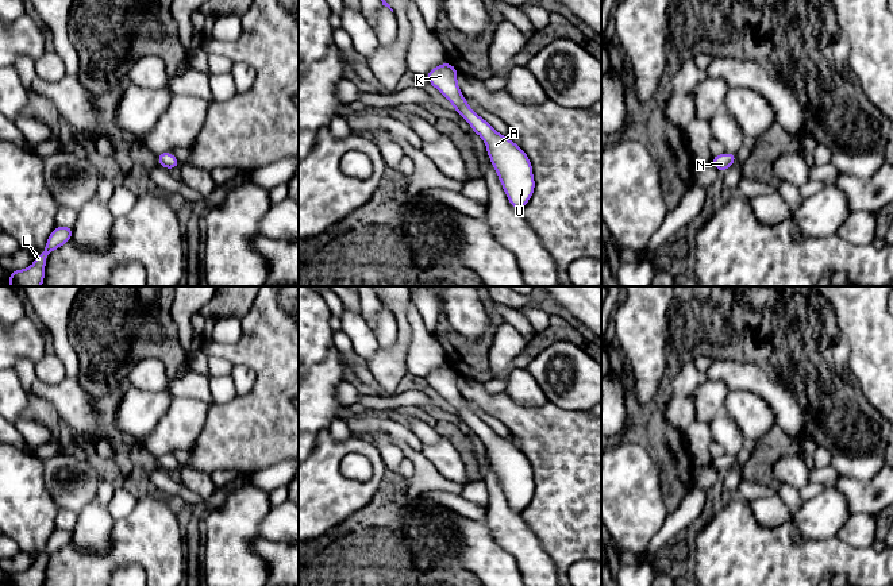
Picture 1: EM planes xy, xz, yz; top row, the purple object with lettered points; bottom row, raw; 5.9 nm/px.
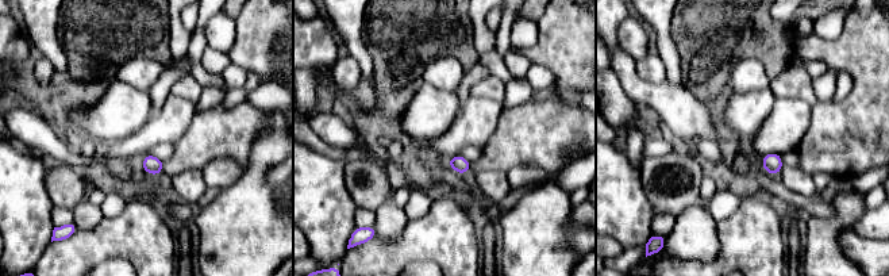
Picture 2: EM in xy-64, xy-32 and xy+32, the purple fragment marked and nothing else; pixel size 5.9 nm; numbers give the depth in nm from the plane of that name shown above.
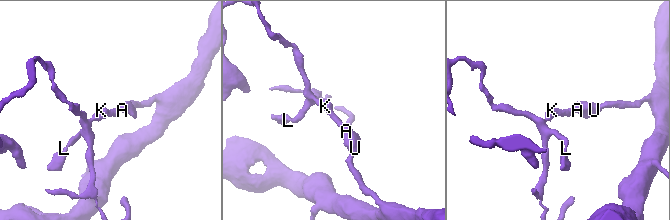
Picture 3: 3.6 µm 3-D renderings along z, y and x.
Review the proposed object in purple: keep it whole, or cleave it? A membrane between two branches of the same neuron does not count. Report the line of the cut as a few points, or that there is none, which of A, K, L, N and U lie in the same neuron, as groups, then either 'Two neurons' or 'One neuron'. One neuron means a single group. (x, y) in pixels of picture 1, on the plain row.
No split. Groups: A K L N U. One neuron

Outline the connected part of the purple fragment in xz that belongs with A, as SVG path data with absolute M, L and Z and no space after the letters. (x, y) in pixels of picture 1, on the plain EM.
M446 365L432 370L426 381L453 406L454 412L470 427L473 435L482 440L512 510L523 512L535 493L531 463L520 448L499 436L467 408L457 386L458 375L450 365Z

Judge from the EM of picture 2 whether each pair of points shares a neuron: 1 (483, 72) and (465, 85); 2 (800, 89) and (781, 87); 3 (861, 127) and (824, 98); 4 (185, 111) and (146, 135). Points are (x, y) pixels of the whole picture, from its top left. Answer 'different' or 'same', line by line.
1: same
2: same
3: different
4: same

